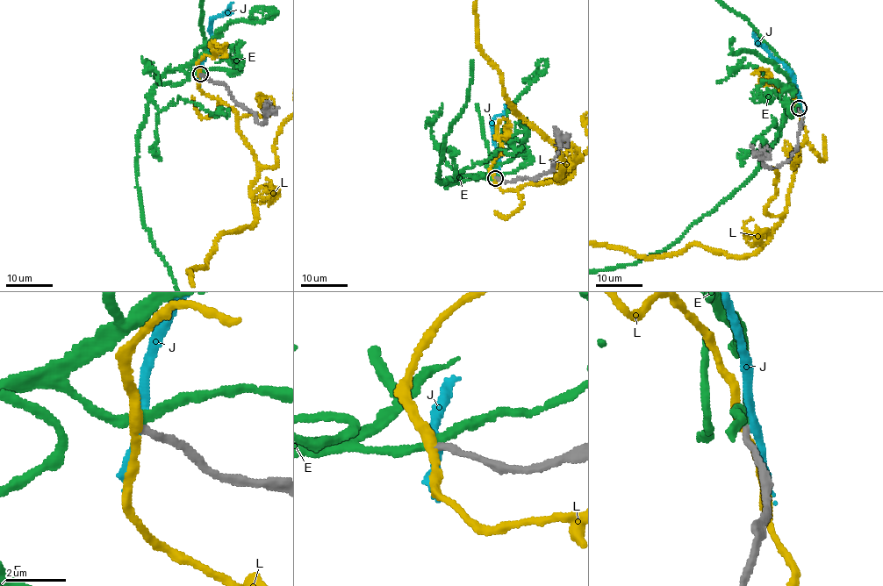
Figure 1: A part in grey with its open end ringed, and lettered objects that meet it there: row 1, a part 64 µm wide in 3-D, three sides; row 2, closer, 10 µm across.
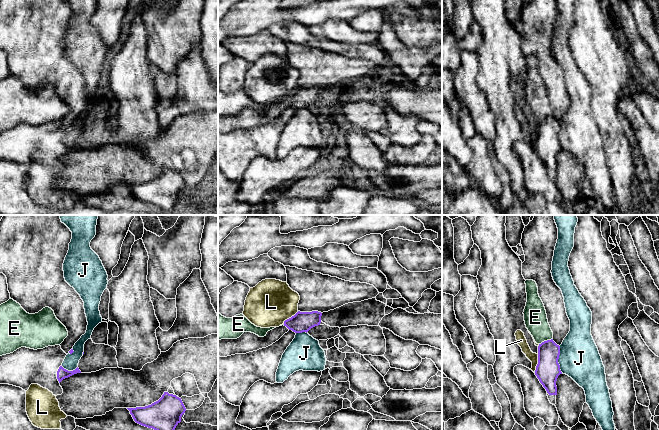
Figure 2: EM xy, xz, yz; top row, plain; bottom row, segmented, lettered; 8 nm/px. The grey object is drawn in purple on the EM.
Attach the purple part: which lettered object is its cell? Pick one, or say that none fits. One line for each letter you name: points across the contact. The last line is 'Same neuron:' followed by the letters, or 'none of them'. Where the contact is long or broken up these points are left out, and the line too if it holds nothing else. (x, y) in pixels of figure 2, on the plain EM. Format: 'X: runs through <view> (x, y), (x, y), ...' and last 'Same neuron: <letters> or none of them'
Same neuron: none of them

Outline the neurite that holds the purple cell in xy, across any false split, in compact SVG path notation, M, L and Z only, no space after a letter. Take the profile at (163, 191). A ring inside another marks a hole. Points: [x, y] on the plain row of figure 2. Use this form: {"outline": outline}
{"outline": "M168 168L151 181L127 185L136 199L156 206L164 213L174 208L186 187L181 174Z"}

